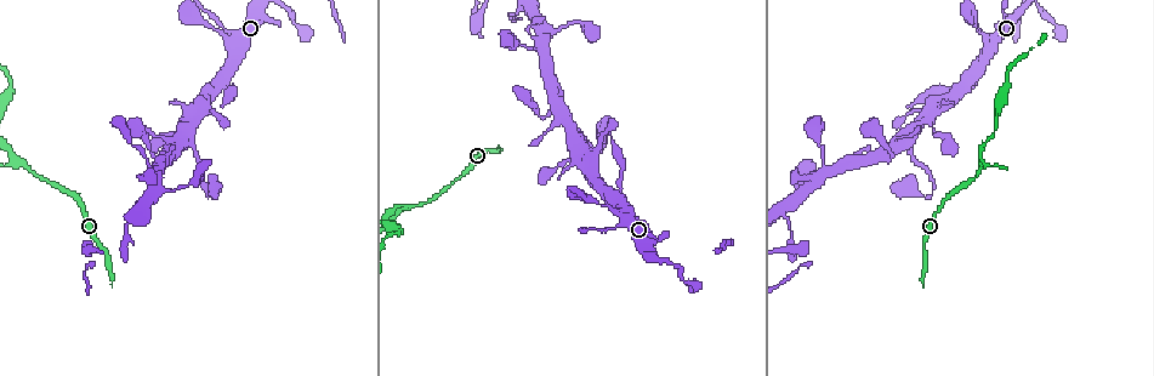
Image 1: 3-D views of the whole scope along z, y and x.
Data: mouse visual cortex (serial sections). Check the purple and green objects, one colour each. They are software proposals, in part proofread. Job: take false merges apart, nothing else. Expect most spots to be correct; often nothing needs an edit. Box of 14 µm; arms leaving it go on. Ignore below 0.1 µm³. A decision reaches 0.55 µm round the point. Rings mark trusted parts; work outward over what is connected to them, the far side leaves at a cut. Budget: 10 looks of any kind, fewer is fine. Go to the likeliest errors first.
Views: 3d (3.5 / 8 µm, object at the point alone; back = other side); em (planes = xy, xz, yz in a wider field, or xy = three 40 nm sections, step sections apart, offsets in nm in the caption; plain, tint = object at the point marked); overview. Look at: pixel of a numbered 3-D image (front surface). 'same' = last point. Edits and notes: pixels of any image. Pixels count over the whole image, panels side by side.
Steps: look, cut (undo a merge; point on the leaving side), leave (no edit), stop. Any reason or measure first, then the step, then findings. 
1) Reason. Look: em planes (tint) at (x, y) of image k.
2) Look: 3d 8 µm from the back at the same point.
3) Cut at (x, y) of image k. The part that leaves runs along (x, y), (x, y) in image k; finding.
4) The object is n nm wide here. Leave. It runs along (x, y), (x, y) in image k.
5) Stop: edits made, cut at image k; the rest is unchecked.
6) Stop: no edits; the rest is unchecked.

Two arms in line, one across. Look: 3d 3.5 µm at (979, 158) of image 1.

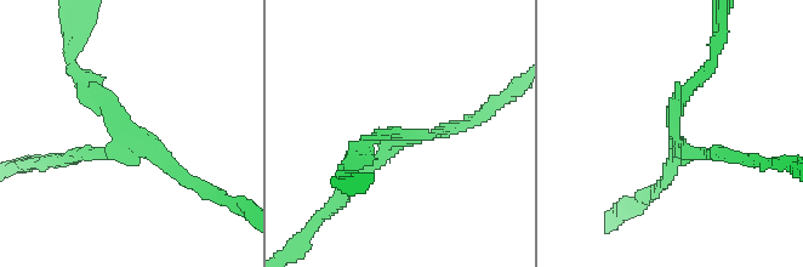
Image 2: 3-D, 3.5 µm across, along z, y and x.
3 arms meet here; the arms are 150, 150, 200 nm wide; shape alone is not enough. Look: em xy step 5 (tint) at (678, 142) of image 2.

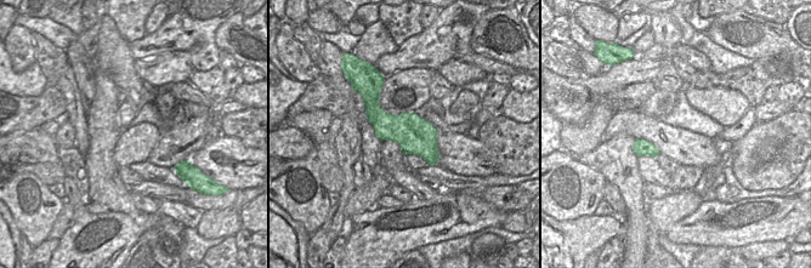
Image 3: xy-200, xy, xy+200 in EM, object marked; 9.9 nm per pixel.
The object is 380 nm wide here. Leave. It runs along (198, 185), (135, 140), (83, 84) in image 2; all the same cell.

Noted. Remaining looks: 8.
Three-way junction. Look: 3d 3.5 µm from the back at (226, 85) of image 1.

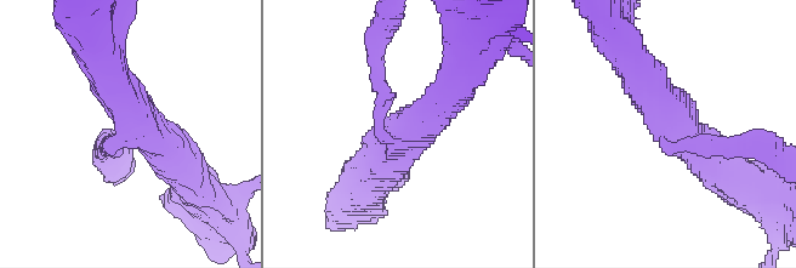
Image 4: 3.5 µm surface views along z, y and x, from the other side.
3 arms meet here; the arms are 200, 500, 500 nm wide. Look: em xy step 1 (plain) at (661, 137) of image 4.

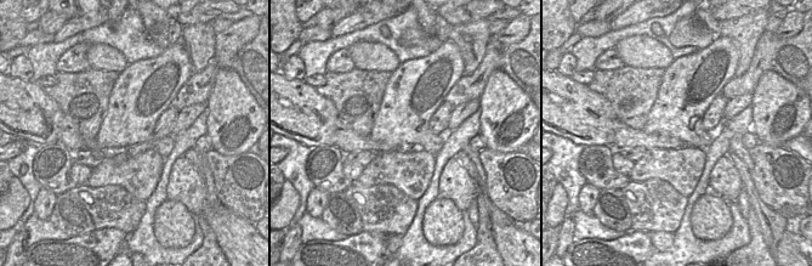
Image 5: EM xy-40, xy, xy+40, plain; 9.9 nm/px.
Look: em xy step 1 (tint) at the same point.

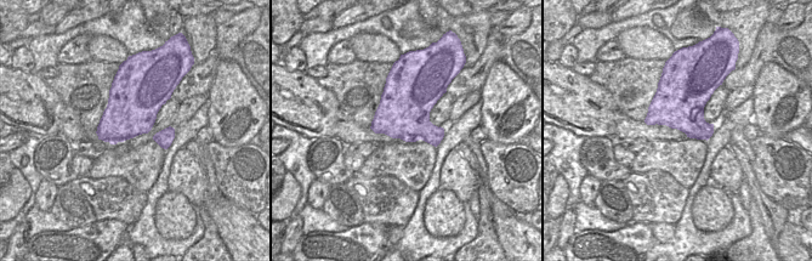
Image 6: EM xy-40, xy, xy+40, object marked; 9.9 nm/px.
The object is 500 nm wide here. Leave. It runs along (629, 57), (669, 121), (718, 170) in image 4; all the same cell.

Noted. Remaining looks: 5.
Thick turns thin. Look: 3d 3.5 µm at (401, 230) of image 1.

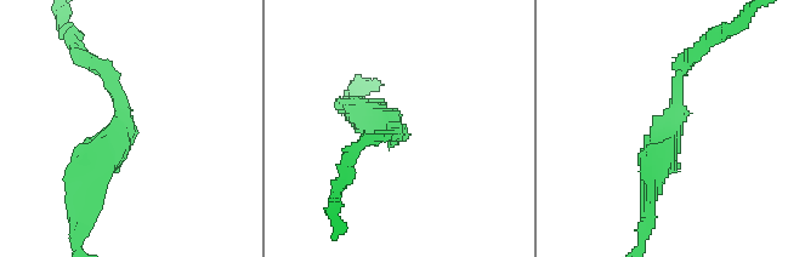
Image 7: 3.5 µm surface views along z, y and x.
Look: em xy step 5 (tint) at (394, 130) of image 7.

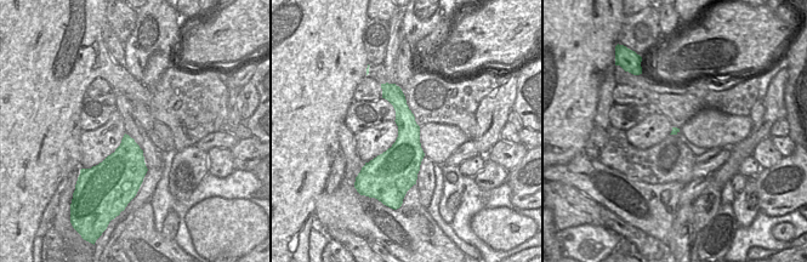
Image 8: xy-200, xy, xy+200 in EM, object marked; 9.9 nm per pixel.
Leave. It runs along (651, 187), (679, 64), (691, 57) in image 7; one cell here.

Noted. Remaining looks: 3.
Three-way junction. Look: 3d 3.5 µm at (582, 157) of image 1.

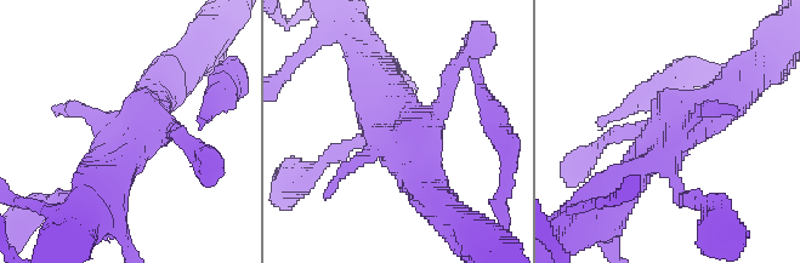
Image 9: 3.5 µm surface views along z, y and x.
Look: em xy step 5 (plain) at (123, 144) of image 9.

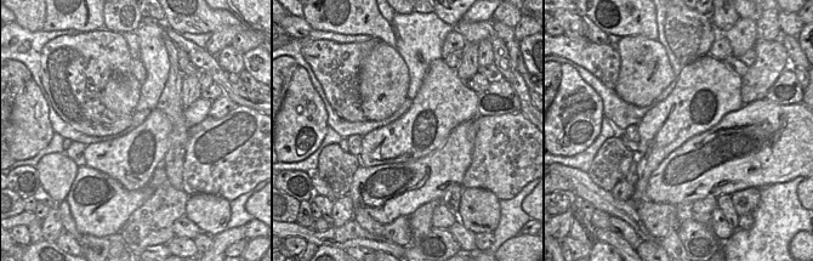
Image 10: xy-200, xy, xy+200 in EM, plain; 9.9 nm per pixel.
Look: em xy step 5 (tint) at the same point.

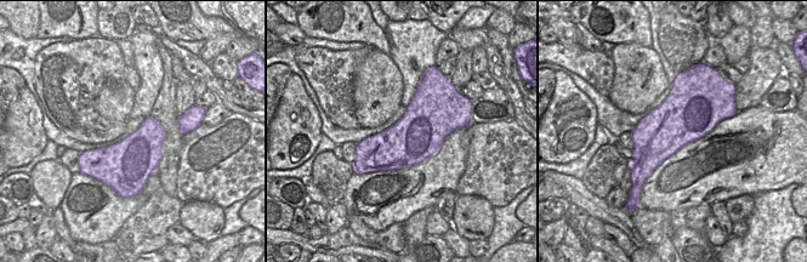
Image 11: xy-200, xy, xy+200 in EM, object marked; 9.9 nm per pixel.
The object is 480 nm wide here. Leave. It runs along (732, 93), (682, 115), (618, 190) in image 9; one cell here.

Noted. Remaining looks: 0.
Stop: no edits; the rest is unchecked.

